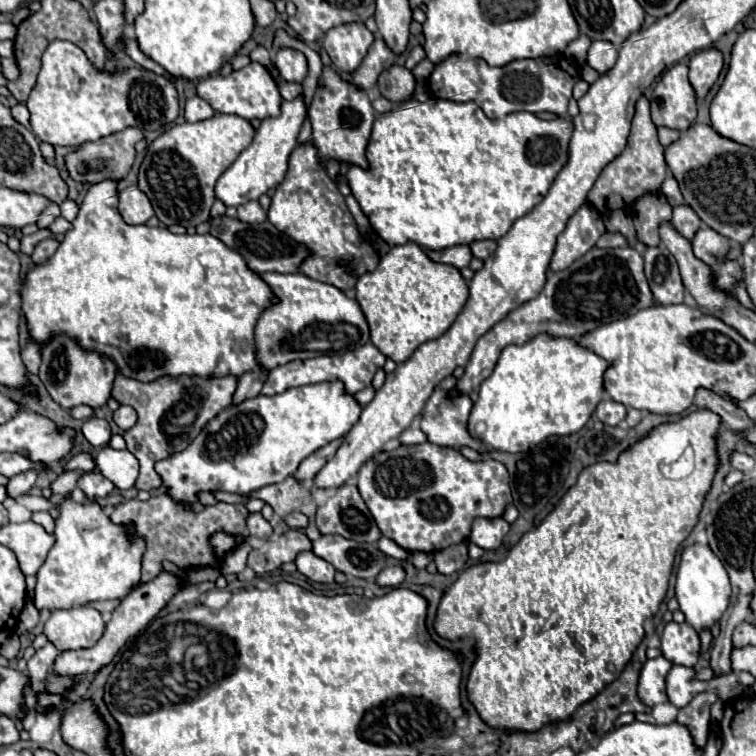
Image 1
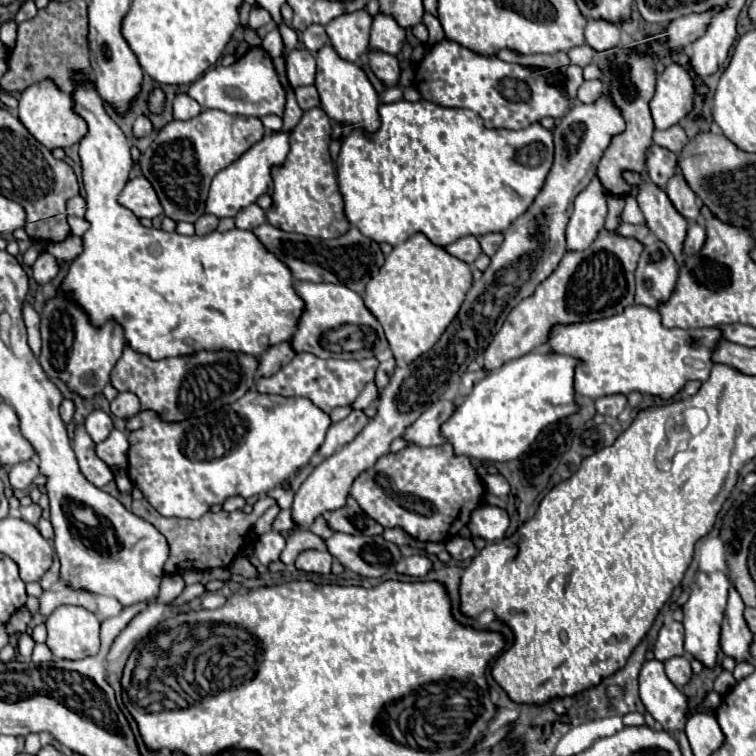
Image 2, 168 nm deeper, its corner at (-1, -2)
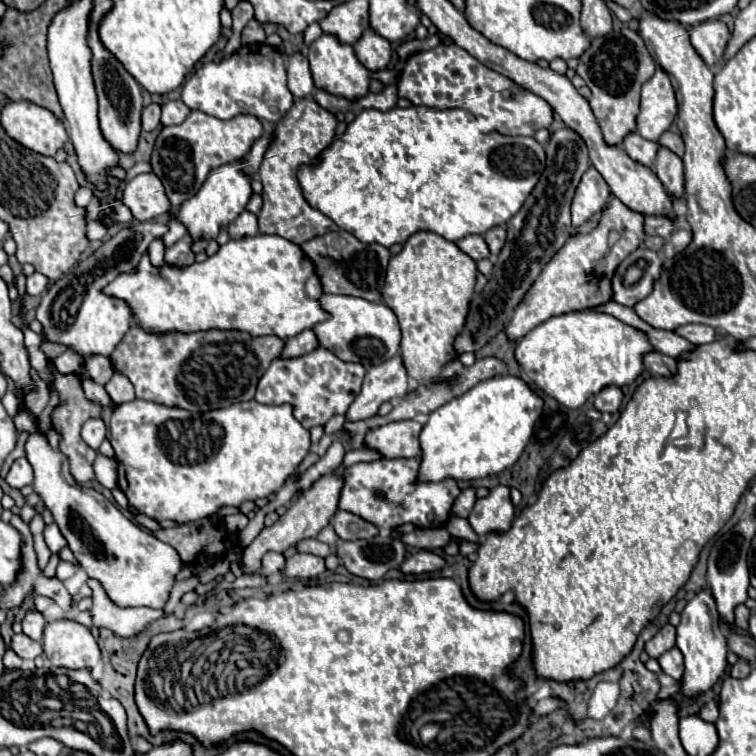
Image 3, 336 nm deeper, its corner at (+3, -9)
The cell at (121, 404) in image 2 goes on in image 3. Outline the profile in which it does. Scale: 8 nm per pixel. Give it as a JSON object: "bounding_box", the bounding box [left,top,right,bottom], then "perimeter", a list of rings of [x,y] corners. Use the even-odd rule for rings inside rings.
{"bounding_box":[104,373,136,405],"perimeter":[[[114,373],[114,377],[104,387],[106,387],[106,391],[108,391],[114,405],[122,405],[122,403],[128,403],[128,401],[136,399],[132,383],[120,373]]]}

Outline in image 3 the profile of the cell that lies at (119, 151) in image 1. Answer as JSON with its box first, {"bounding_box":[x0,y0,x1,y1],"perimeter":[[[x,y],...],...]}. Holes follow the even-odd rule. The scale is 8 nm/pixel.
{"bounding_box":[142,105,160,131],"perimeter":[[[148,105],[142,111],[142,131],[154,131],[160,123],[160,105]]]}

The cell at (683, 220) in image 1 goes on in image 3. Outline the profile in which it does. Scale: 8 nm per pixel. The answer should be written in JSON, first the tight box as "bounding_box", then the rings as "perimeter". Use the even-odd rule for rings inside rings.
{"bounding_box":[654,147,684,199],"perimeter":[[[660,147],[654,163],[654,173],[662,181],[666,193],[670,193],[674,199],[684,197],[684,167],[680,157],[676,157],[666,147]]]}

